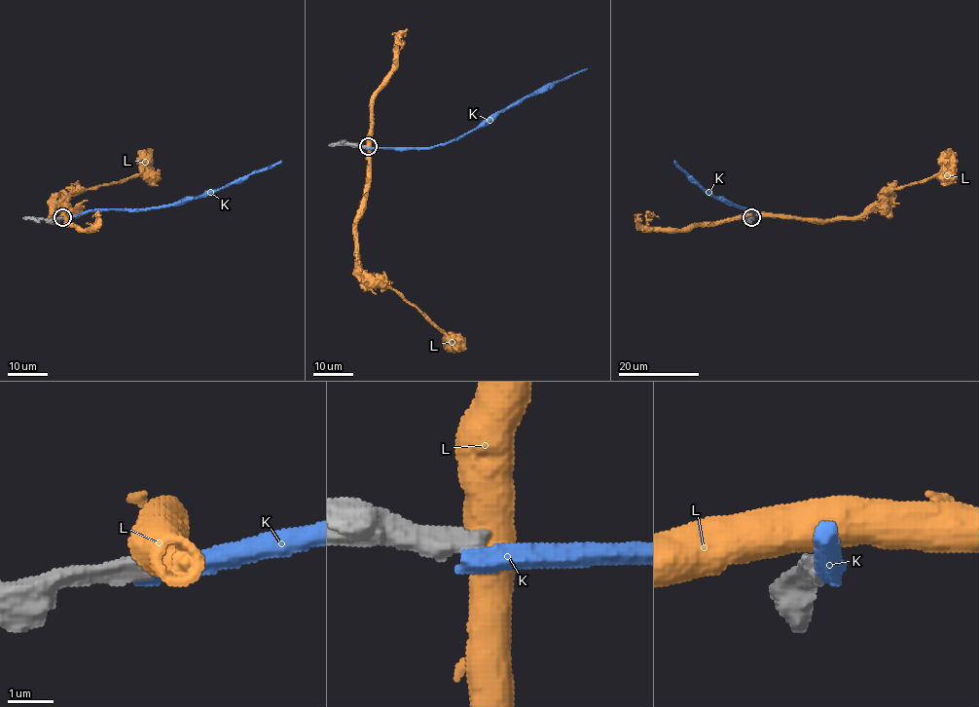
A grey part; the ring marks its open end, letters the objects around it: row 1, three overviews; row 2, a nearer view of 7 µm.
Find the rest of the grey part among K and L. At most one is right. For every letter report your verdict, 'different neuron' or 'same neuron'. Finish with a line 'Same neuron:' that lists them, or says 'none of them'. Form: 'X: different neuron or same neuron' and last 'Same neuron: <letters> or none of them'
K: different neuron
L: different neuron
Same neuron: none of them

